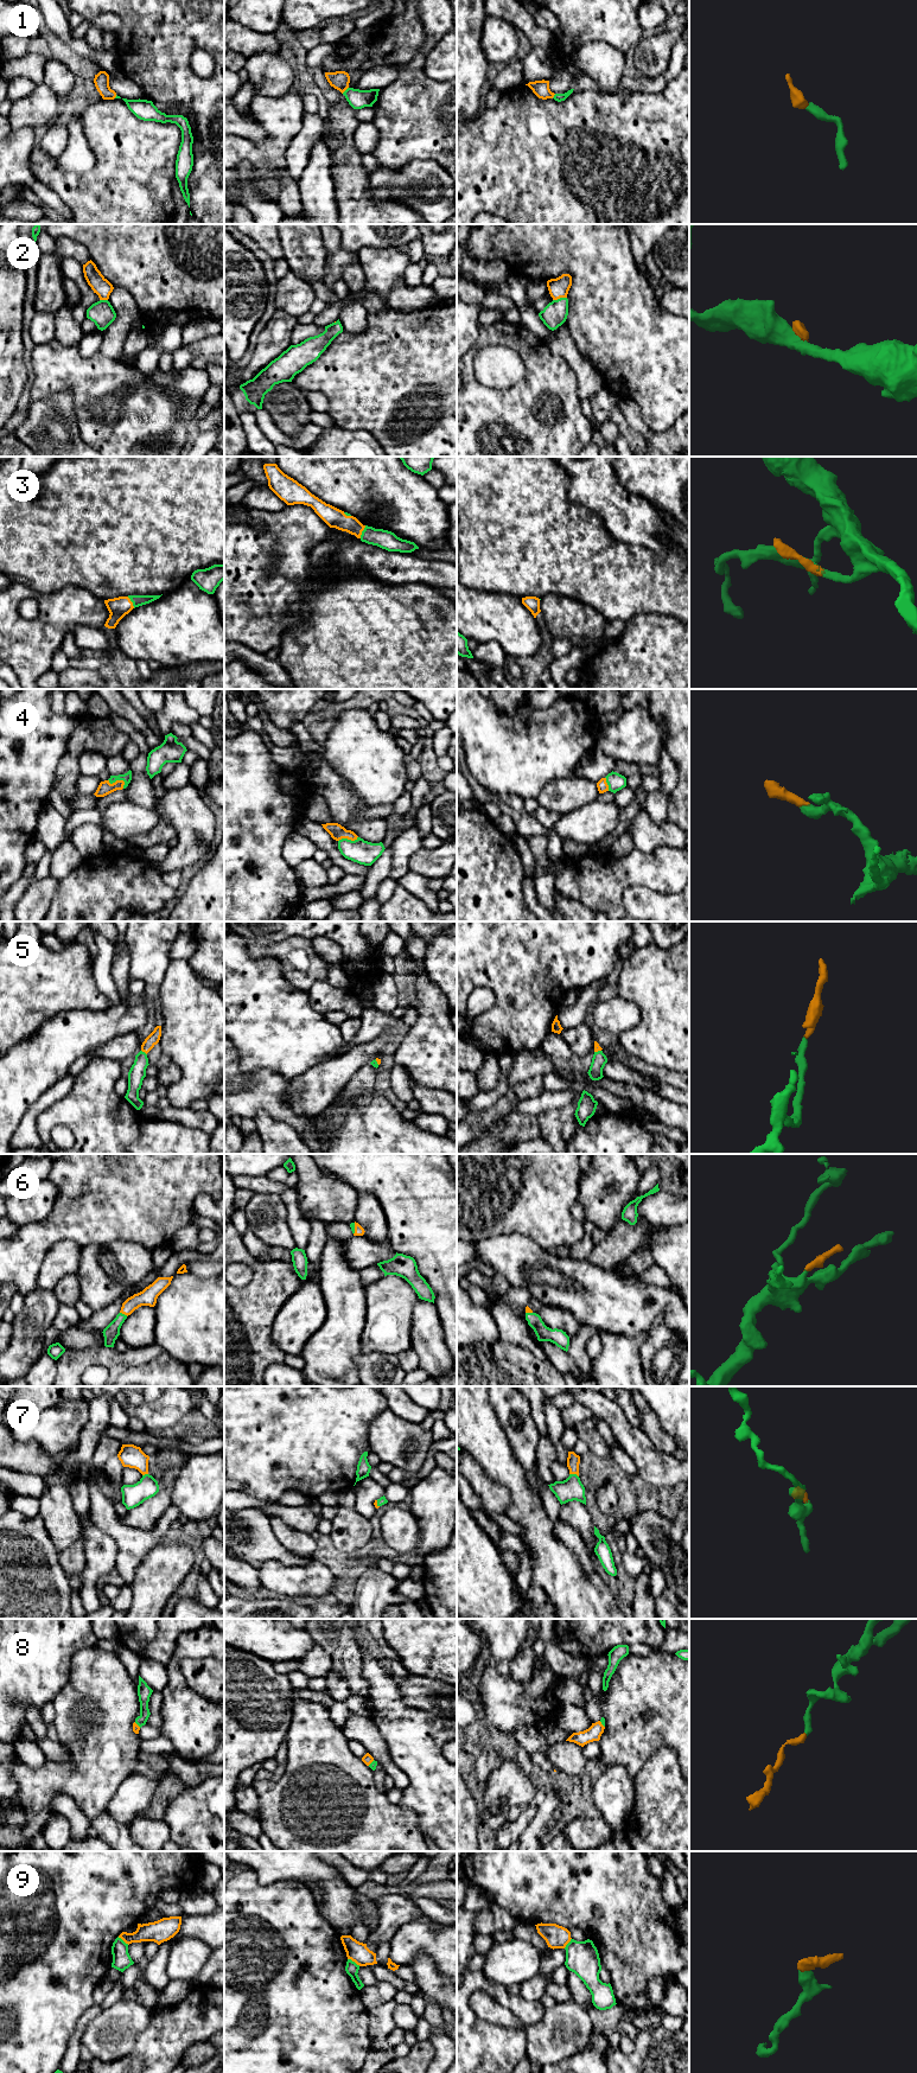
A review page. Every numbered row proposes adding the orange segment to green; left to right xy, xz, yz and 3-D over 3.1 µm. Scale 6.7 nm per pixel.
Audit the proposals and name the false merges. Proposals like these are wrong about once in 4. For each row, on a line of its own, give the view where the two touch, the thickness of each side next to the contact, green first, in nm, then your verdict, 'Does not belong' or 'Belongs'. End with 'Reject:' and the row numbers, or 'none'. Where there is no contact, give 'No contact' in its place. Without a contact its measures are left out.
1: Touches green in xz. Thickness 130 nm (green) against 130 nm. Belongs
2: Touches green in yz. Thickness 170 nm (green) against 140 nm. Belongs
3: Touches green in xz. Thickness 130 nm (green) against 140 nm. Belongs
4: Touches green in xy. Thickness 60 nm (green) against 90 nm. Belongs
5: Touches green in xy. Thickness 120 nm (green) against 80 nm. Belongs
6: Touches green in xy. Thickness 110 nm (green) against 120 nm. Belongs
7: Touches green in yz. Thickness 150 nm (green) against 90 nm. Belongs
8: Touches green in yz. Thickness 30 nm (green) against 100 nm. Belongs
9: Touches green in xz. Thickness 90 nm (green) against 140 nm. Does not belong
Reject: 9

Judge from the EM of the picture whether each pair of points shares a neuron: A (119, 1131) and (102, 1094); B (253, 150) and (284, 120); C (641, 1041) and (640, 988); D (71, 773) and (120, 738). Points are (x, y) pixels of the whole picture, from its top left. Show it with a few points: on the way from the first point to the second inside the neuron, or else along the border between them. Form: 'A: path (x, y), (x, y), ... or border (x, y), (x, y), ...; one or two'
A: path (109, 1122), (102, 1115), (102, 1103); one
B: path (262, 150), (280, 129); one
C: path (649, 1028), (649, 1001); one
D: path (71, 757), (89, 738), (103, 738); one

